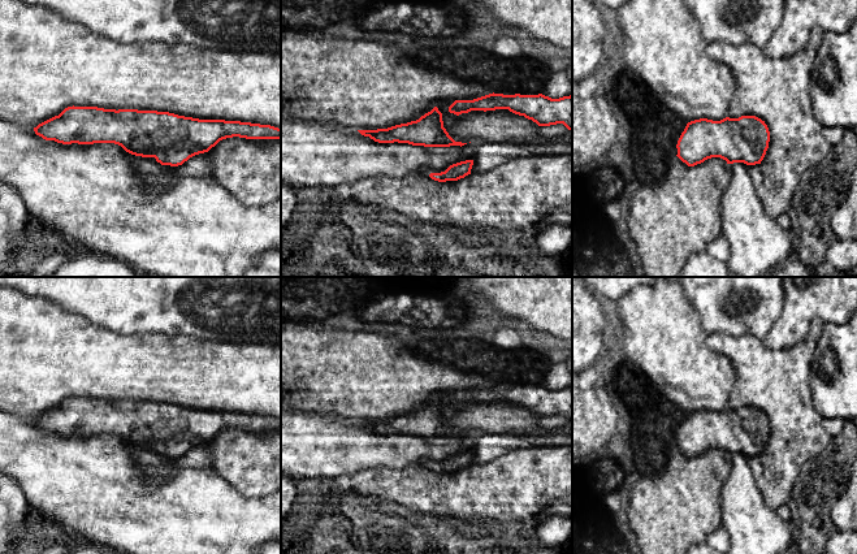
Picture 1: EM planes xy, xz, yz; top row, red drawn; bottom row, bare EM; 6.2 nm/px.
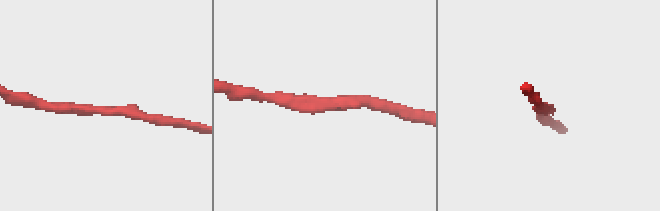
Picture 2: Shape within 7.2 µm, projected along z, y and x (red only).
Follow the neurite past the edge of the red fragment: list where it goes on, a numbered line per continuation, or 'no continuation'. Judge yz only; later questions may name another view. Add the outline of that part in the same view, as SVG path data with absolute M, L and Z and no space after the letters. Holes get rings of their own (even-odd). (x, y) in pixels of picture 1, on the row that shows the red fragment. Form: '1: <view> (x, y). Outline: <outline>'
no continuation

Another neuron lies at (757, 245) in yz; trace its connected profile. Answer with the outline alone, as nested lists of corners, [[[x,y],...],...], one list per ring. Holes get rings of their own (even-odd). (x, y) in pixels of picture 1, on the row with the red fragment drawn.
[[[733,163],[730,169],[731,179],[720,200],[720,230],[730,246],[727,267],[740,277],[765,277],[788,260],[792,252],[792,231],[782,229],[776,220],[765,213],[748,165]]]

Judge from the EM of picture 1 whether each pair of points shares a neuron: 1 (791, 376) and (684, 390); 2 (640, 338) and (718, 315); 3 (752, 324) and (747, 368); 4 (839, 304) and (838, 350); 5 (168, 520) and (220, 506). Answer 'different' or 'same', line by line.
1: different
2: different
3: different
4: different
5: same

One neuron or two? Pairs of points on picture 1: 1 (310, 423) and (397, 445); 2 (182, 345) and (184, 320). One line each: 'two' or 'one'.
1: one
2: two

